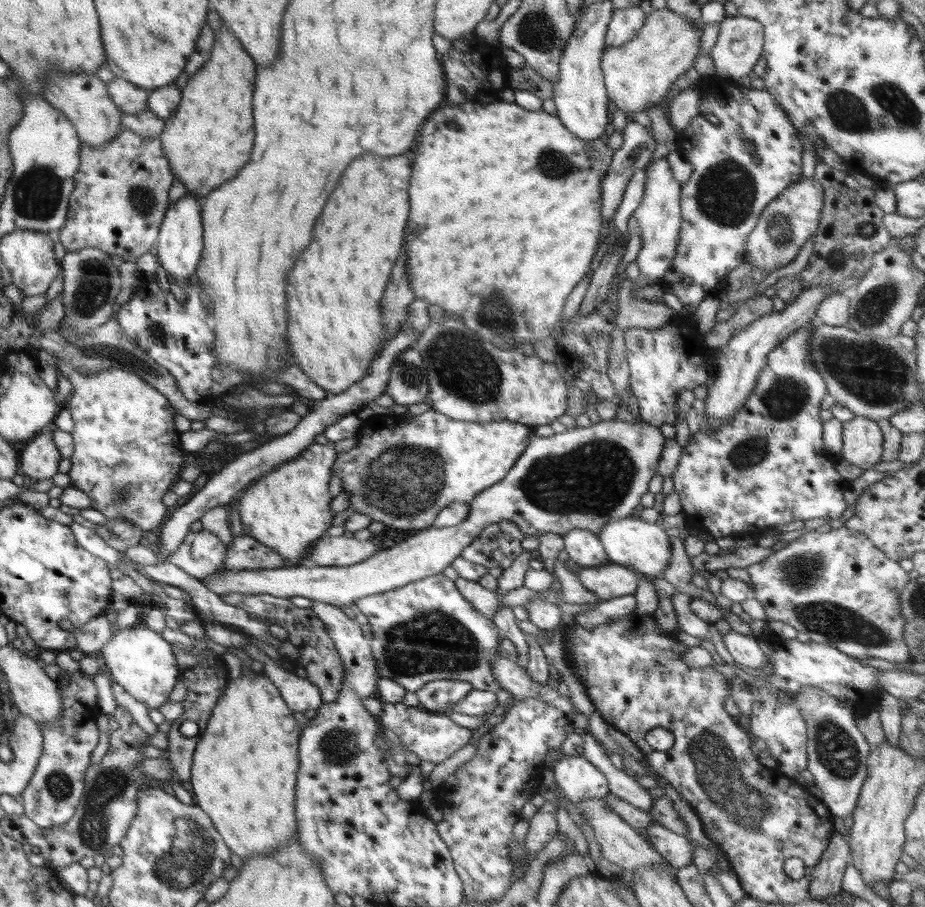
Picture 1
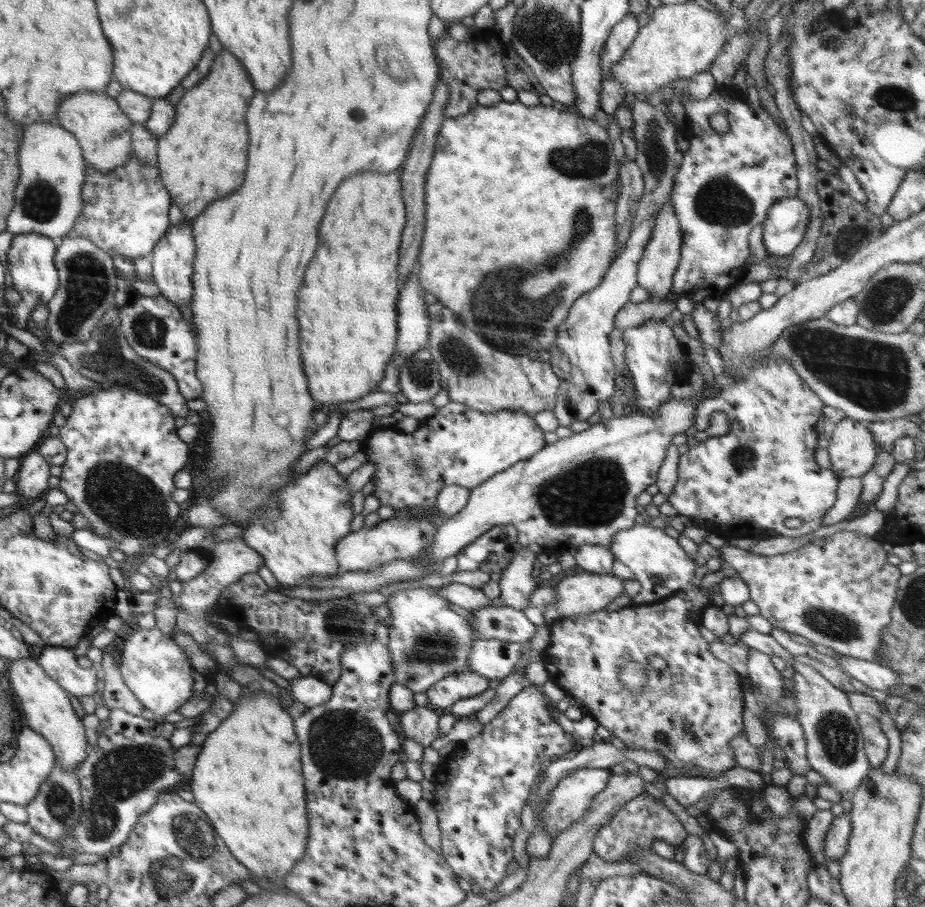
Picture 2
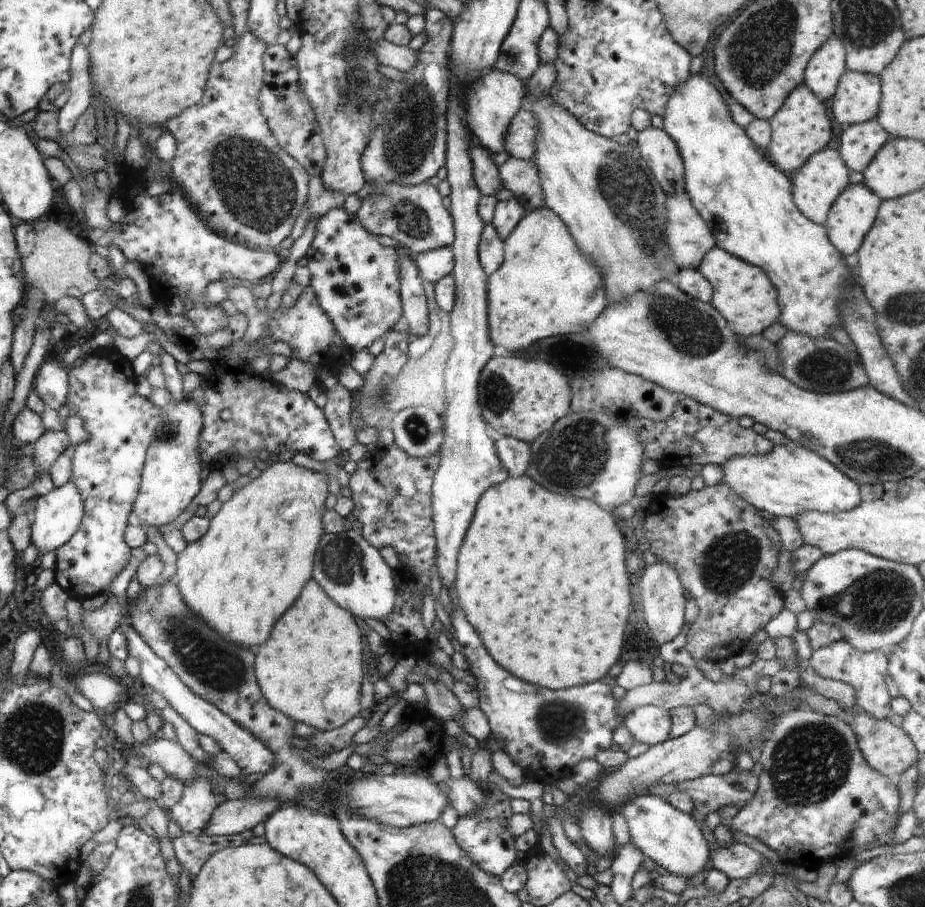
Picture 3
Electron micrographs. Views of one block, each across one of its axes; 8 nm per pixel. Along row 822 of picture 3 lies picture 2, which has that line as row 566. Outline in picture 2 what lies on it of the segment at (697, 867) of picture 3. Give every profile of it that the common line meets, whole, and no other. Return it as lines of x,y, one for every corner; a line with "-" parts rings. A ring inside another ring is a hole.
634,525
615,534
611,544
612,558
623,562
640,583
641,589
631,598
632,604
656,603
695,582
695,560
680,547
677,538
670,537
663,529
650,525

